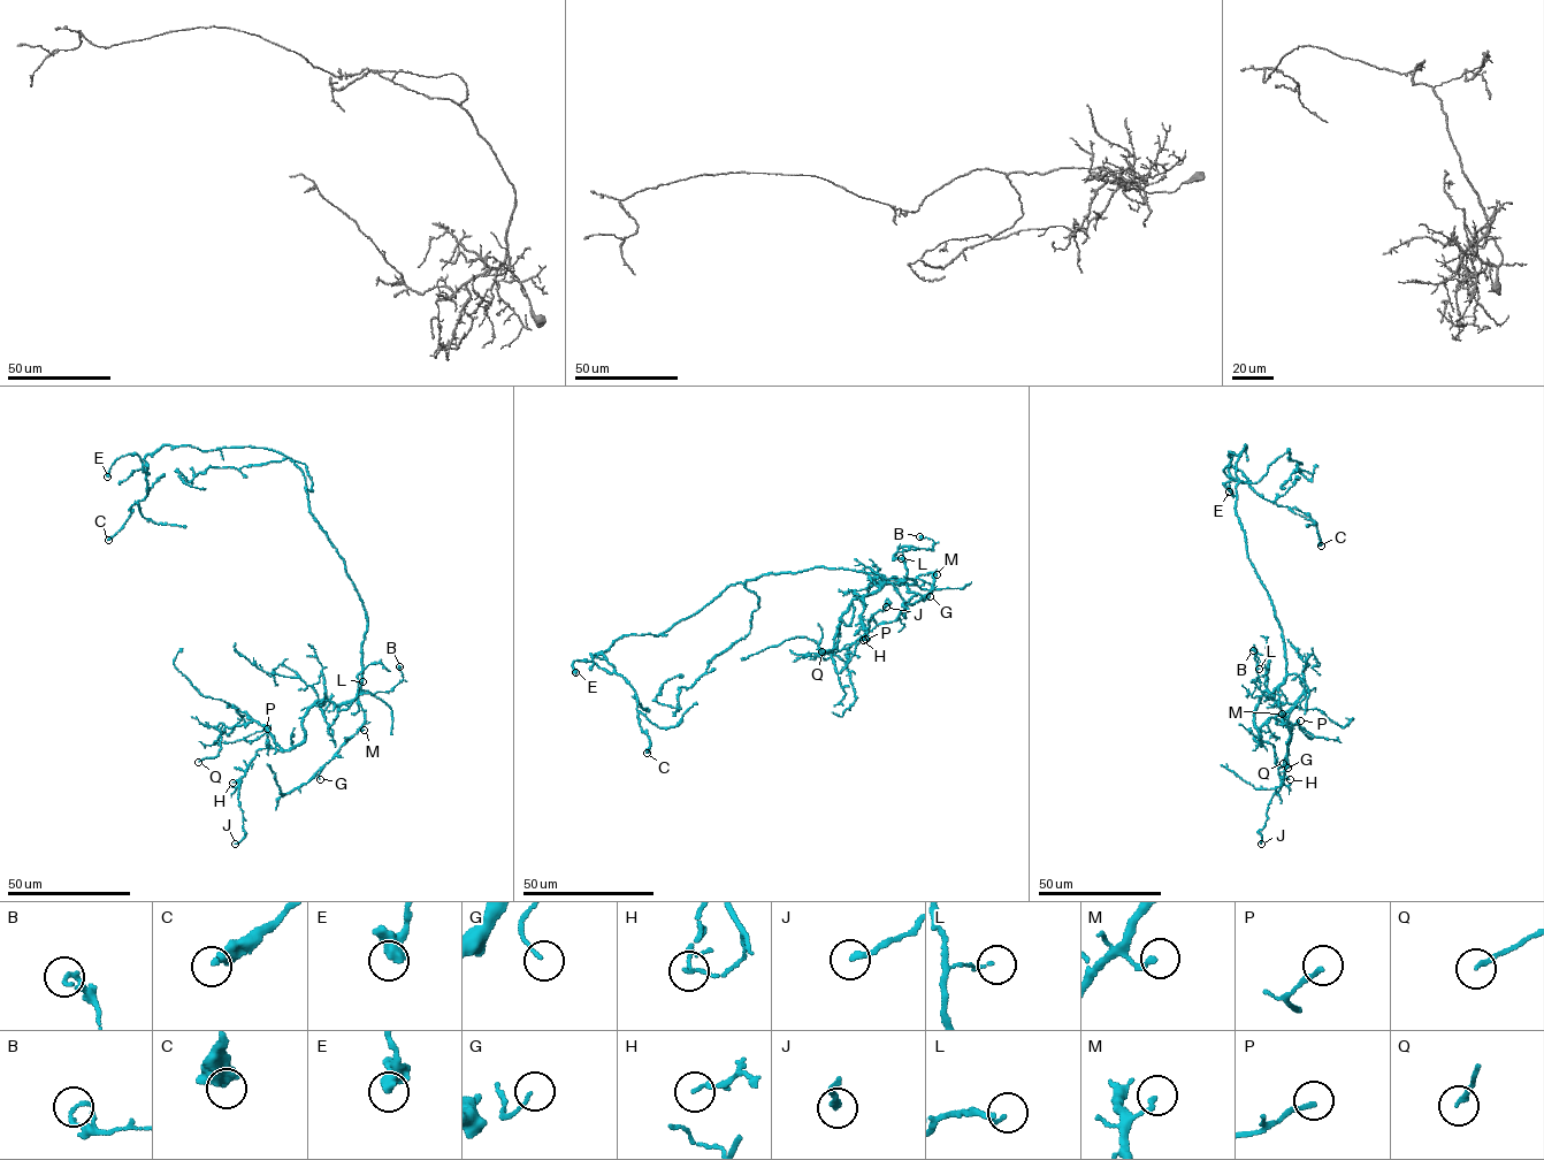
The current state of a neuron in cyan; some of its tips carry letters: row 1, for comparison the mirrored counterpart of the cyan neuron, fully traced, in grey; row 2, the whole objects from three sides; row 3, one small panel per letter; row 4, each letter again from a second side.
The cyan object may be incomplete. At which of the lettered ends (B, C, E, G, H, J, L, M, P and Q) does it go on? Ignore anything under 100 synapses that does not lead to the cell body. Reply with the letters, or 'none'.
none

